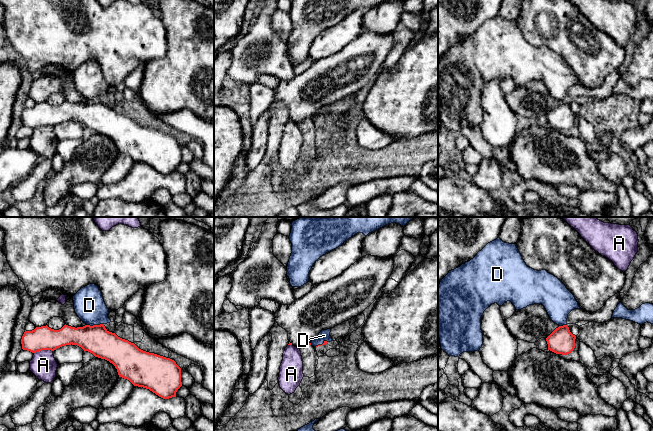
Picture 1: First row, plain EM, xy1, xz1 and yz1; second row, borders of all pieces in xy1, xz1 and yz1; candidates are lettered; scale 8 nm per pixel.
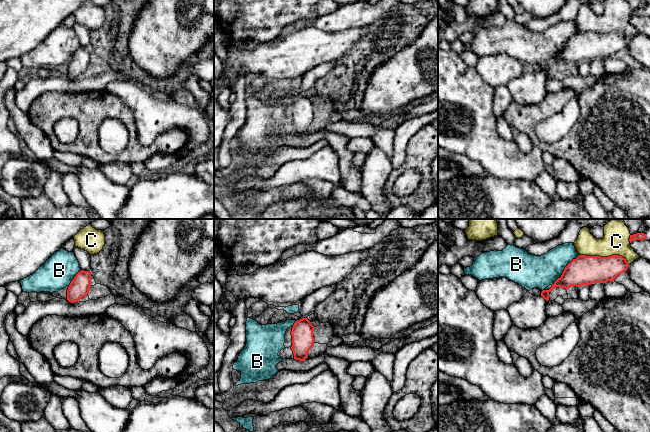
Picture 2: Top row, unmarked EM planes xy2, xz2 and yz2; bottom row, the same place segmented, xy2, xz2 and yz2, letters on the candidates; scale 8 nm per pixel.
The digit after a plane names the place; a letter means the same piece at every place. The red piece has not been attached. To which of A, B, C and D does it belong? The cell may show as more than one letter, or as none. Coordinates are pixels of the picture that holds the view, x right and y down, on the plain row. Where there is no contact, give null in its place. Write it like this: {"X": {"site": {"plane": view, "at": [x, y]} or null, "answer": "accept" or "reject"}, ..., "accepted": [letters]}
{"A": {"site": {"plane": "xy1", "at": [43, 125]}, "answer": "reject"}, "B": {"site": {"plane": "yz2", "at": [564, 45]}, "answer": "reject"}, "C": {"site": {"plane": "yz2", "at": [605, 33]}, "answer": "reject"}, "D": {"site": {"plane": "xy1", "at": [95, 101]}, "answer": "reject"}, "accepted": []}

